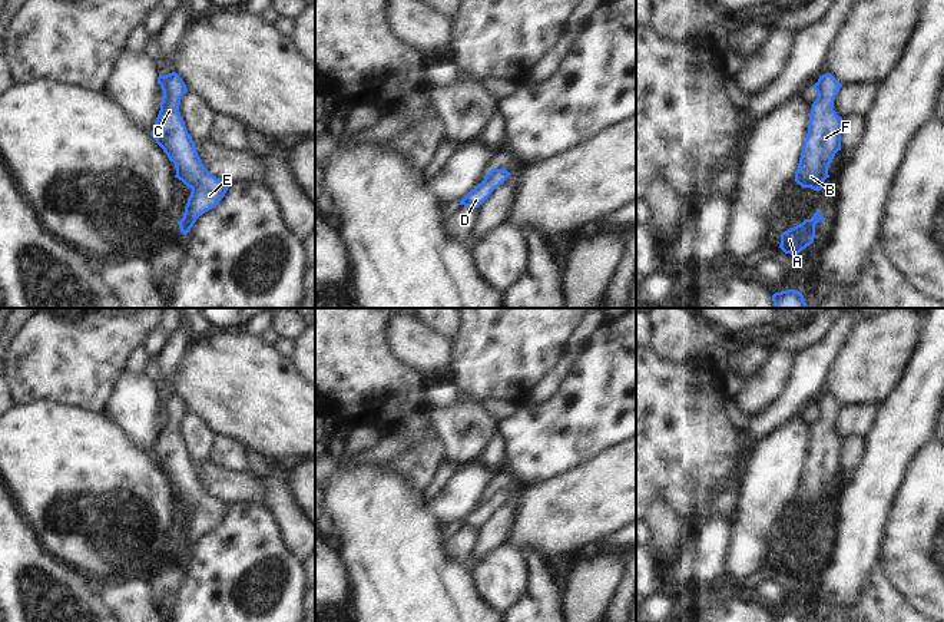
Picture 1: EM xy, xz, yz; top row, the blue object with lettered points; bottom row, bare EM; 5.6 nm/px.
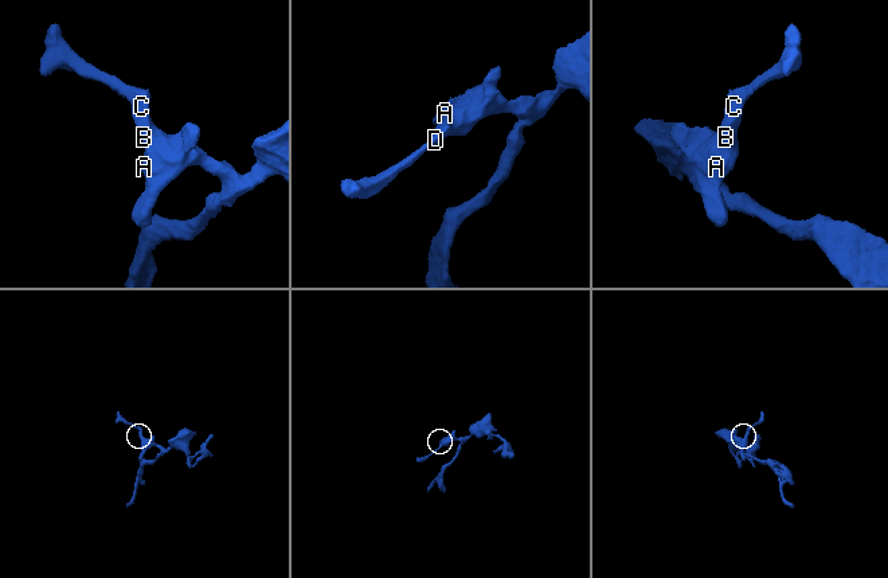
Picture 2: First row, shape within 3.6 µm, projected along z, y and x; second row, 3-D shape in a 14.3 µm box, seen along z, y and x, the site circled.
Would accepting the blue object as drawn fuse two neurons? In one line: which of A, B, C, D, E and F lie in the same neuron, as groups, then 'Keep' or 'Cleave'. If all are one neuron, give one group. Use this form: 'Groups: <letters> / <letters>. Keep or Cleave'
Groups: A B C D E F. Keep

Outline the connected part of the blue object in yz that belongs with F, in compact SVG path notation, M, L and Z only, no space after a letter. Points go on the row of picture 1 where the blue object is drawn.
M825 73L812 87L818 97L811 109L808 133L794 181L802 188L821 191L824 181L829 178L828 166L841 150L842 118L834 110L834 97L842 85L831 73Z

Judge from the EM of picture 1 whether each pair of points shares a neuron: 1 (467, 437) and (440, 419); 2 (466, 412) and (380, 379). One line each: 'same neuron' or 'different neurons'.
1: same neuron
2: different neurons

